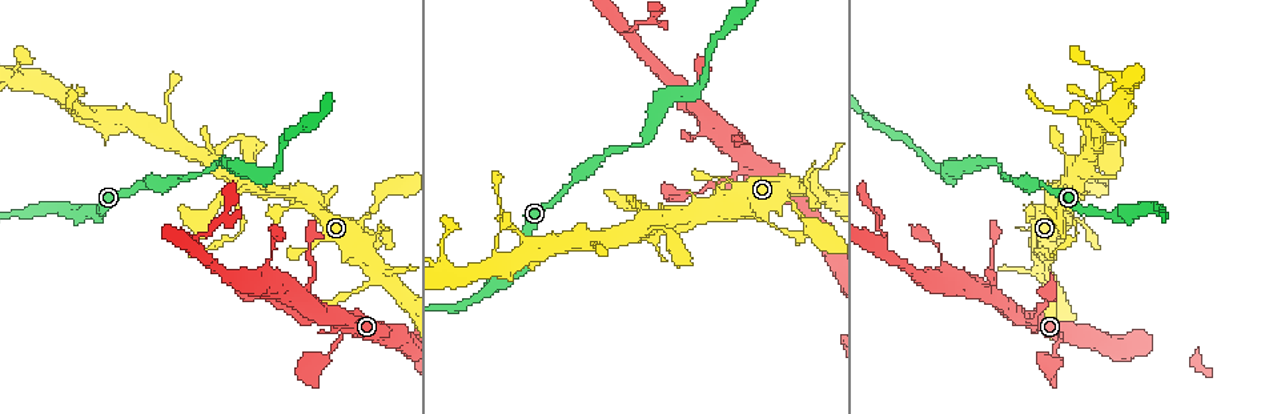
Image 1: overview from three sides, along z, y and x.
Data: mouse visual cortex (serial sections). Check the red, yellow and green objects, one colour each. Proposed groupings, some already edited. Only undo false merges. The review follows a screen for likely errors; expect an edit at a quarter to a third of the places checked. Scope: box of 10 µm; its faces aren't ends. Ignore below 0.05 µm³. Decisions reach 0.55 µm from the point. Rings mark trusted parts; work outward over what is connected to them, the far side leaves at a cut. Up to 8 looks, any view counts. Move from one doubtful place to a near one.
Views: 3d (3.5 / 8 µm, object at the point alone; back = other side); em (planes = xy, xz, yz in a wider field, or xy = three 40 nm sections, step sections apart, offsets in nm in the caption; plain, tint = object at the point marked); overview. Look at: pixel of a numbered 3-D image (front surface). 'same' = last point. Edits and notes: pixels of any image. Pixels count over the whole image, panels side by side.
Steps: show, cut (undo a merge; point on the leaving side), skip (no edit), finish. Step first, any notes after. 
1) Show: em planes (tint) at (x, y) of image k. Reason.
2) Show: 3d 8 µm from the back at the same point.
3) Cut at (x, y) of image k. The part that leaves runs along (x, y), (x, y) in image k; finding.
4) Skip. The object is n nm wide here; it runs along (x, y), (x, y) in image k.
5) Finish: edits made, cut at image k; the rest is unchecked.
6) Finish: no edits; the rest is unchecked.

Show: 3d 3.5 µm from the back at (1072, 191) of image 1. Thin neck.

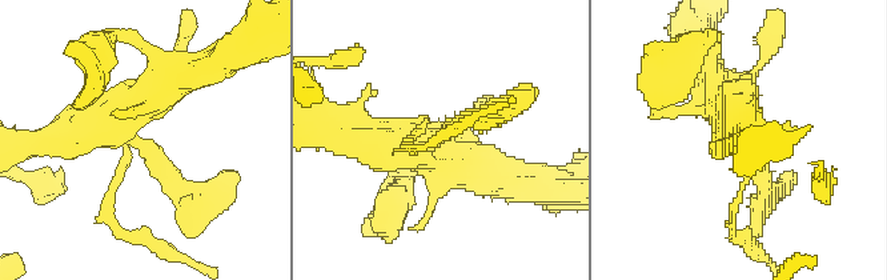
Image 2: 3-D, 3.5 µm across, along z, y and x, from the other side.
Show: em xy step 2 (tint) at (140, 144) of image 2. Need the tissue.

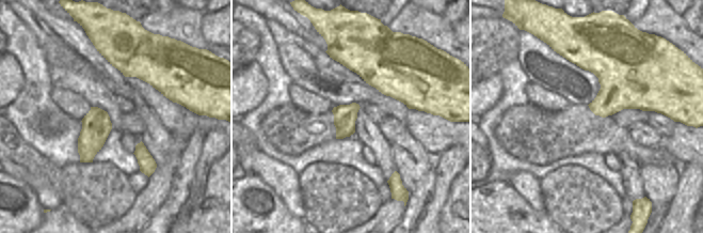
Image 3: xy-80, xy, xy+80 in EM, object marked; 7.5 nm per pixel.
Skip. All the same cell.

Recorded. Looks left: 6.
Show: 3d 8 µm at (643, 21) of image 1. Calibre changes.

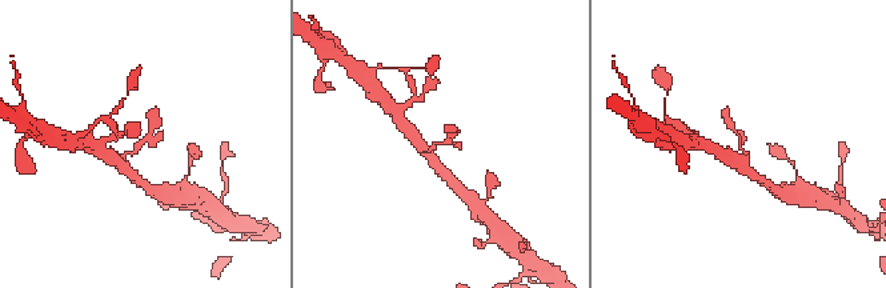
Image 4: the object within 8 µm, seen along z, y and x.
Show: em xy step 1 (tint) at the same point.

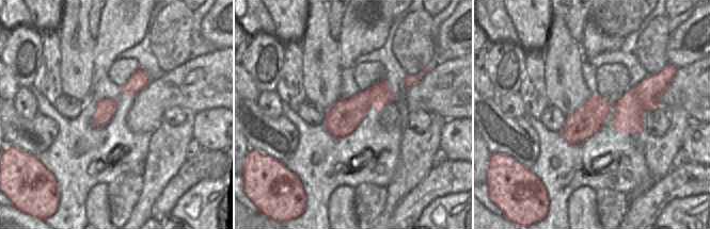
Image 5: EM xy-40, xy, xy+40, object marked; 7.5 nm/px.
Skip. The object is 240 nm wide here; it runs along (121, 164), (149, 134), (156, 107) in image 4; one cell here.

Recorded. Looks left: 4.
Show: em xy step 2 (tint) at (1059, 355) of image 1. Narrows sharply.

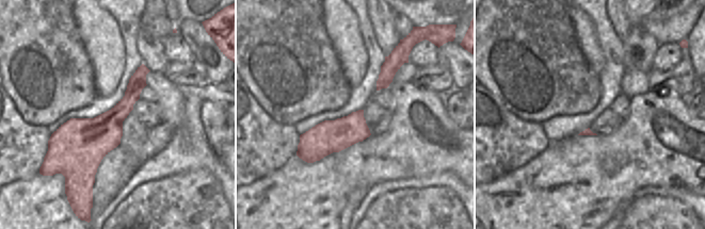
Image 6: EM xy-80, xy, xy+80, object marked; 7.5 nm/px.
Show: 3d 3.5 µm at the same point.

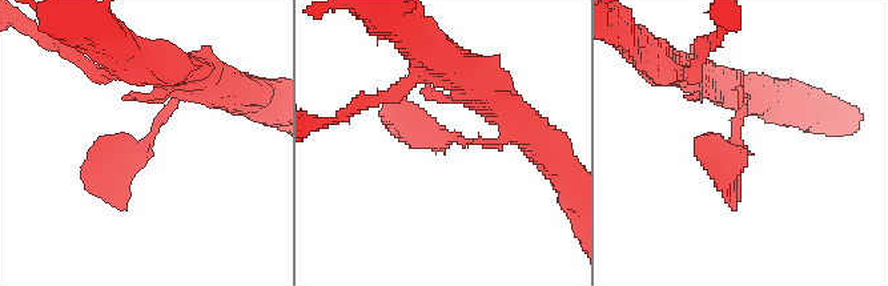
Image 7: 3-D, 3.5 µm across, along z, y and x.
Skip. It runs along (222, 84), (185, 92), (136, 153), (83, 177) in image 7; one cell here.

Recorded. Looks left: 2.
Finish: no edits; the rest is unchecked.

